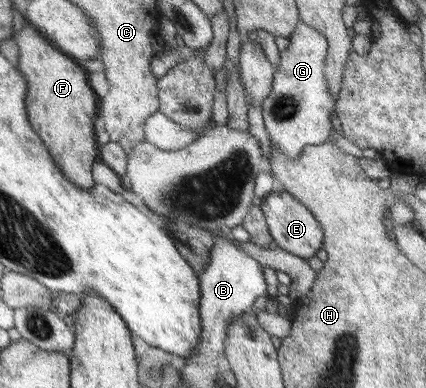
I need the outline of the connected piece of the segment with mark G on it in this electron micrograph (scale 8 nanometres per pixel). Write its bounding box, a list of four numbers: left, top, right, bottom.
[260,21,336,160]

